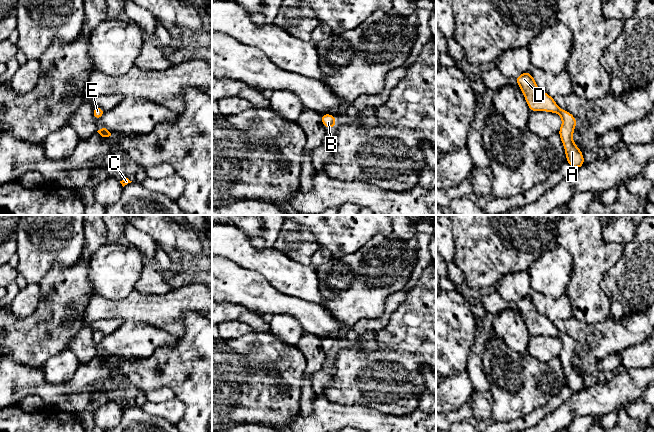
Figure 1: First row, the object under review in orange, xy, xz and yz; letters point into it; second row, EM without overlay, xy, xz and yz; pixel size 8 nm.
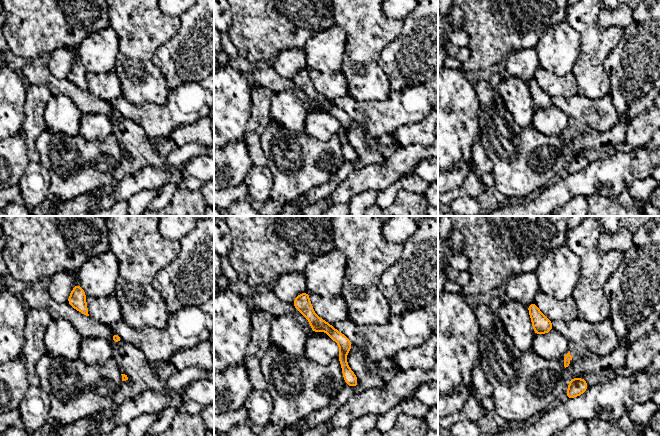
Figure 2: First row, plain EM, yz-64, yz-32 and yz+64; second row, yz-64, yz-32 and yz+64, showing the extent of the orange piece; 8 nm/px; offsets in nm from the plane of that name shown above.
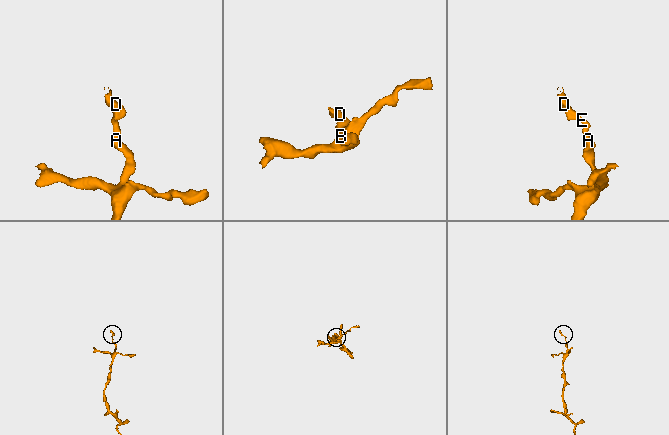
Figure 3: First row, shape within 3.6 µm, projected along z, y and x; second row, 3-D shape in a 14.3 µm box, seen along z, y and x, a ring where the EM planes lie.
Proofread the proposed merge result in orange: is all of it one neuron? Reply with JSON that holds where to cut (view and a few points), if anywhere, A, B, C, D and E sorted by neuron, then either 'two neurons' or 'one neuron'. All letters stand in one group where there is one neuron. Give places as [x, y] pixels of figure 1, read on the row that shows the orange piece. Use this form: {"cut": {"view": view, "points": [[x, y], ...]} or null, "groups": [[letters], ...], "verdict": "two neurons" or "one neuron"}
{"cut": null, "groups": [["A", "B", "C", "D", "E"]], "verdict": "one neuron"}

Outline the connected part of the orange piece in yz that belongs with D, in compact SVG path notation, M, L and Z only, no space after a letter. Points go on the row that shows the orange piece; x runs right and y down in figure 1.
M525 72L514 79L520 86L530 111L550 111L558 113L563 124L558 132L562 139L566 151L567 162L573 169L580 168L584 165L583 154L572 140L573 130L577 125L576 119L571 113L560 109L554 99L547 93L541 91L530 72Z

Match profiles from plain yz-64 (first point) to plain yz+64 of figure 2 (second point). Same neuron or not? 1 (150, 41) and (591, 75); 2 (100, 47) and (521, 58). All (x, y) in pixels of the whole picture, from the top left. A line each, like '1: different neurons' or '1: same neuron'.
1: same neuron
2: different neurons

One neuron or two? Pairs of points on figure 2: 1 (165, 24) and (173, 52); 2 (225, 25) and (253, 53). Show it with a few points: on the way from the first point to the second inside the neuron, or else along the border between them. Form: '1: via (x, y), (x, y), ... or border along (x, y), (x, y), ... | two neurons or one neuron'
1: border along (180, 18), (178, 31), (164, 42), (153, 55) | two neurons
2: border along (231, 10), (231, 27), (227, 34) | two neurons

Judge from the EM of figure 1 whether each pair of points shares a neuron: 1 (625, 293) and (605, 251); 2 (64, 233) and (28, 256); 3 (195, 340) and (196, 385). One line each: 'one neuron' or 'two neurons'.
1: two neurons
2: one neuron
3: one neuron

